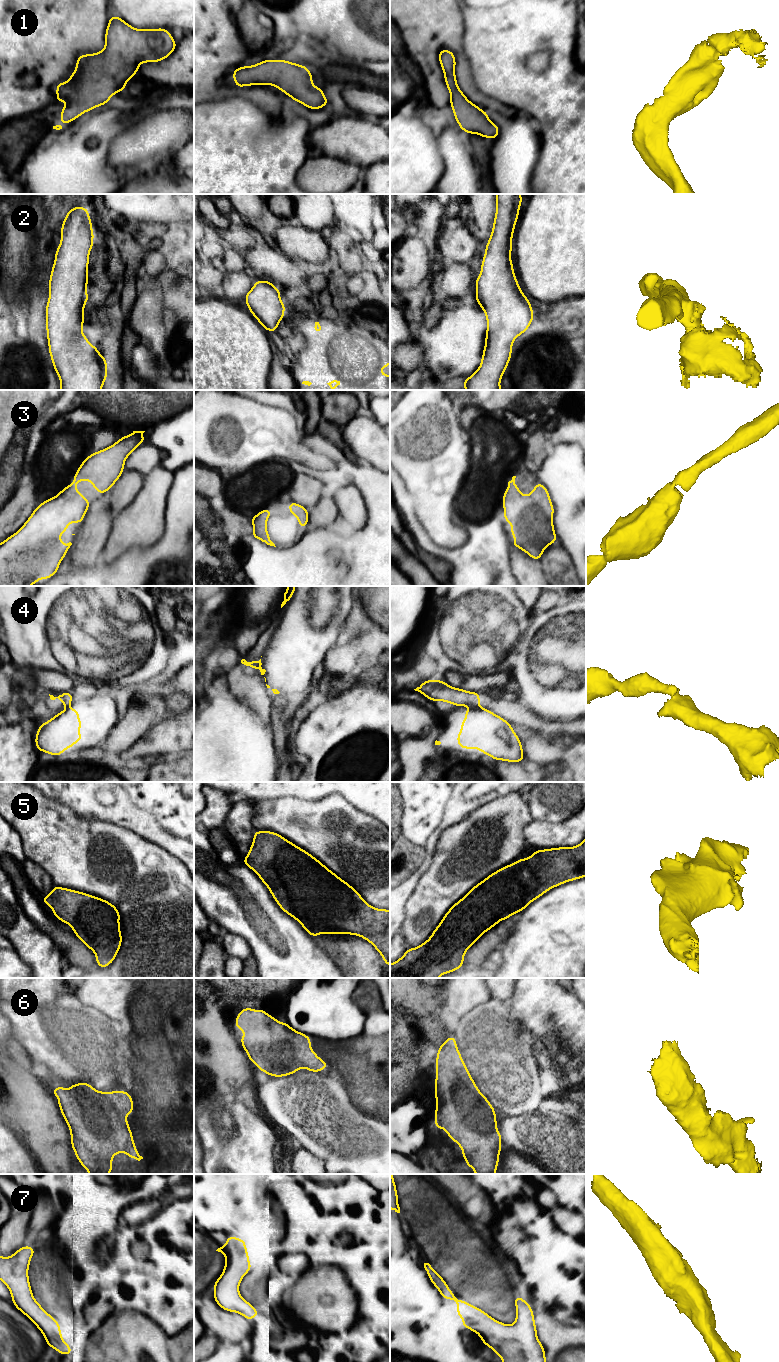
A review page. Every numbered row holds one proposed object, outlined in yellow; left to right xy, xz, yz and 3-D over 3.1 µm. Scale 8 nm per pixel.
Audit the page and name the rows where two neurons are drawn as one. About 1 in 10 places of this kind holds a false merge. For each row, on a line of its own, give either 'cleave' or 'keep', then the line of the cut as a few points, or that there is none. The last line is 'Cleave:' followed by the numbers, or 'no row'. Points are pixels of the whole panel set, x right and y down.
1: keep; no cut
2: keep; no cut
3: keep; no cut
4: cleave; cut in yz along (473, 705), (478, 707)
5: keep; no cut
6: keep; no cut
7: keep; no cut
Cleave: 4

